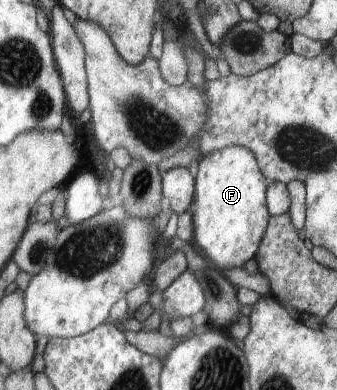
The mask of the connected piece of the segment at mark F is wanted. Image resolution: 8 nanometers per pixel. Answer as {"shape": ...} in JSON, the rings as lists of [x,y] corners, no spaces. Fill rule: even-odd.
{"shape":[[[230,145],[217,151],[201,155],[198,160],[196,178],[190,176],[186,167],[174,167],[166,171],[163,177],[162,192],[166,197],[165,205],[170,212],[178,215],[190,210],[192,215],[193,240],[192,244],[199,246],[208,258],[208,262],[214,268],[223,272],[232,267],[243,267],[244,263],[253,258],[256,248],[260,246],[260,238],[263,238],[264,228],[268,226],[270,214],[265,200],[269,181],[258,166],[258,160],[254,153],[243,146]]]}

